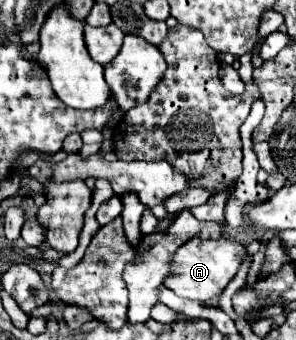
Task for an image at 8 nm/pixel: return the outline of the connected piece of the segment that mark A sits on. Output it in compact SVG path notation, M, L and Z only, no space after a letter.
M191 238L173 254L171 270L169 276L165 278L165 286L173 290L177 296L205 302L211 300L213 296L219 296L225 290L225 286L233 280L243 260L245 260L245 246L233 240Z

